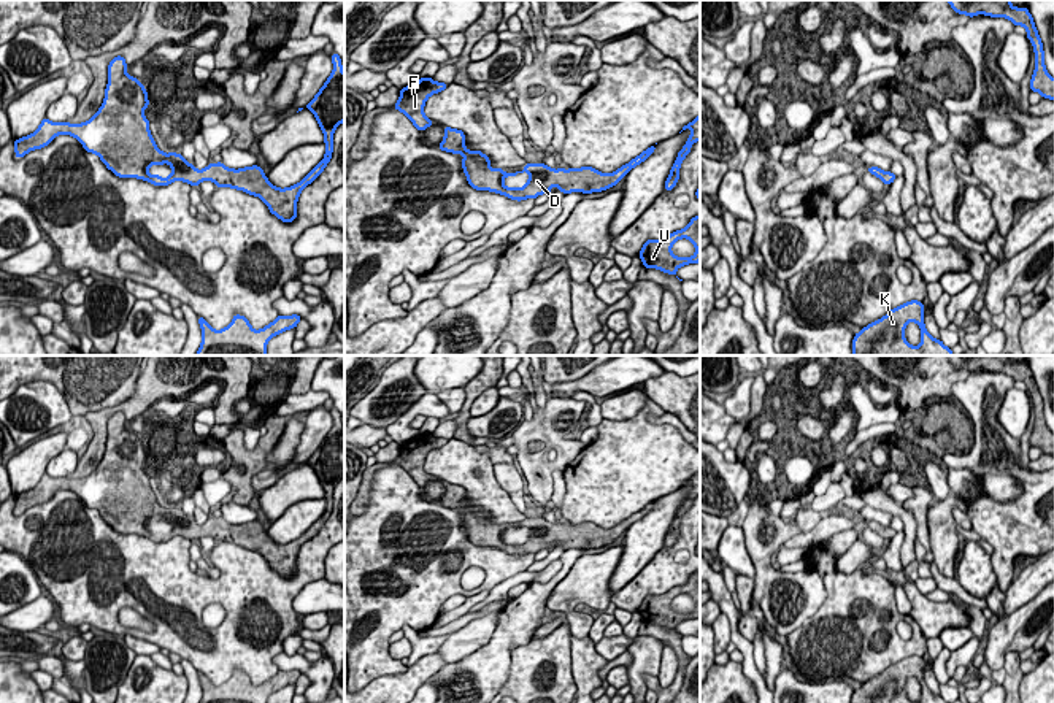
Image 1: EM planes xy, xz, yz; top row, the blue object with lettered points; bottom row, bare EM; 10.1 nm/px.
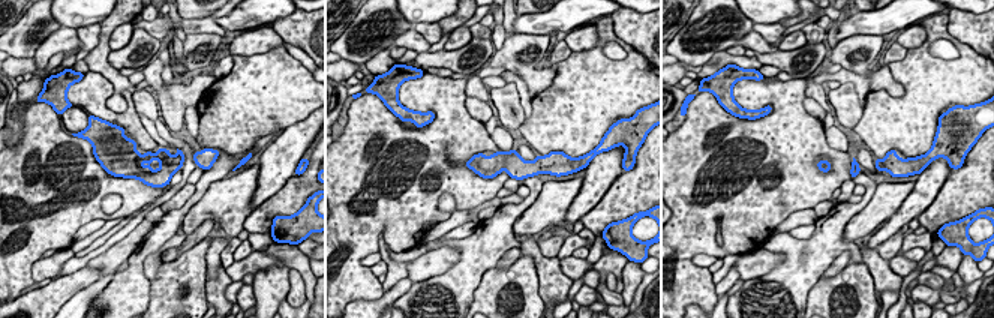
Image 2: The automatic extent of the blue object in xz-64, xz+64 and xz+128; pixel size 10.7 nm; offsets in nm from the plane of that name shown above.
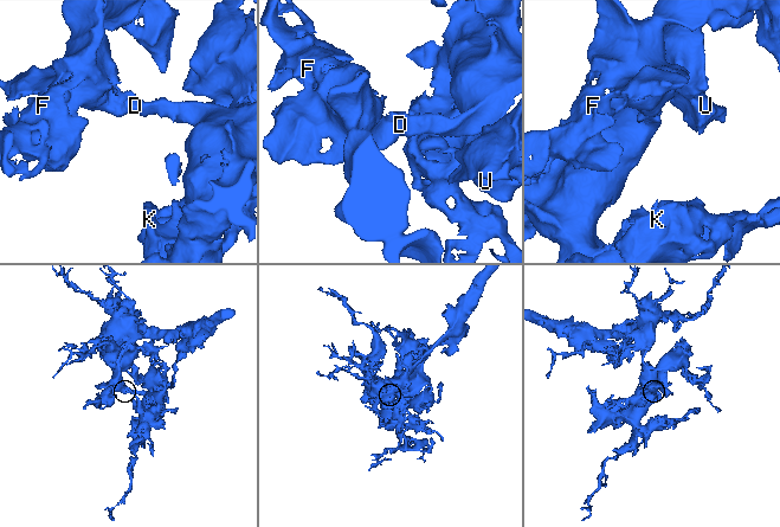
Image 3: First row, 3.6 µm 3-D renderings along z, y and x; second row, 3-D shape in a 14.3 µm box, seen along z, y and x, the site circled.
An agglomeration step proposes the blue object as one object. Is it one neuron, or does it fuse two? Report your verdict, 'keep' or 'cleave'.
keep

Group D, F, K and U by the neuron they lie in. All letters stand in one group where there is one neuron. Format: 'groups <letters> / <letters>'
groups D F K U

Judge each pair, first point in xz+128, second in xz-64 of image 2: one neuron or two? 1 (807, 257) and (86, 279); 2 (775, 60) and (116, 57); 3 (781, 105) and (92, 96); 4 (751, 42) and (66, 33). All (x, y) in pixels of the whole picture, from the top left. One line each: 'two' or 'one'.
1: two
2: one
3: one
4: one

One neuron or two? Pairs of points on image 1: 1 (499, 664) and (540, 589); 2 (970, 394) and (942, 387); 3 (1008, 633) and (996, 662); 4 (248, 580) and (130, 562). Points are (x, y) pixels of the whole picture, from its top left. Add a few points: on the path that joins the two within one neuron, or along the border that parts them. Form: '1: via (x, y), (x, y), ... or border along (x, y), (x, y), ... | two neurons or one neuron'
1: via (500, 645), (529, 608) | one neuron
2: border along (969, 373), (953, 386), (951, 394) | two neurons
3: via (1002, 640), (996, 656) | one neuron
4: via (219, 589), (159, 589) | one neuron

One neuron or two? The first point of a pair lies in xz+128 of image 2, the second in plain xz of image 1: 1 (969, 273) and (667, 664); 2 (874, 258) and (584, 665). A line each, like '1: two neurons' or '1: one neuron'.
1: one neuron
2: one neuron

